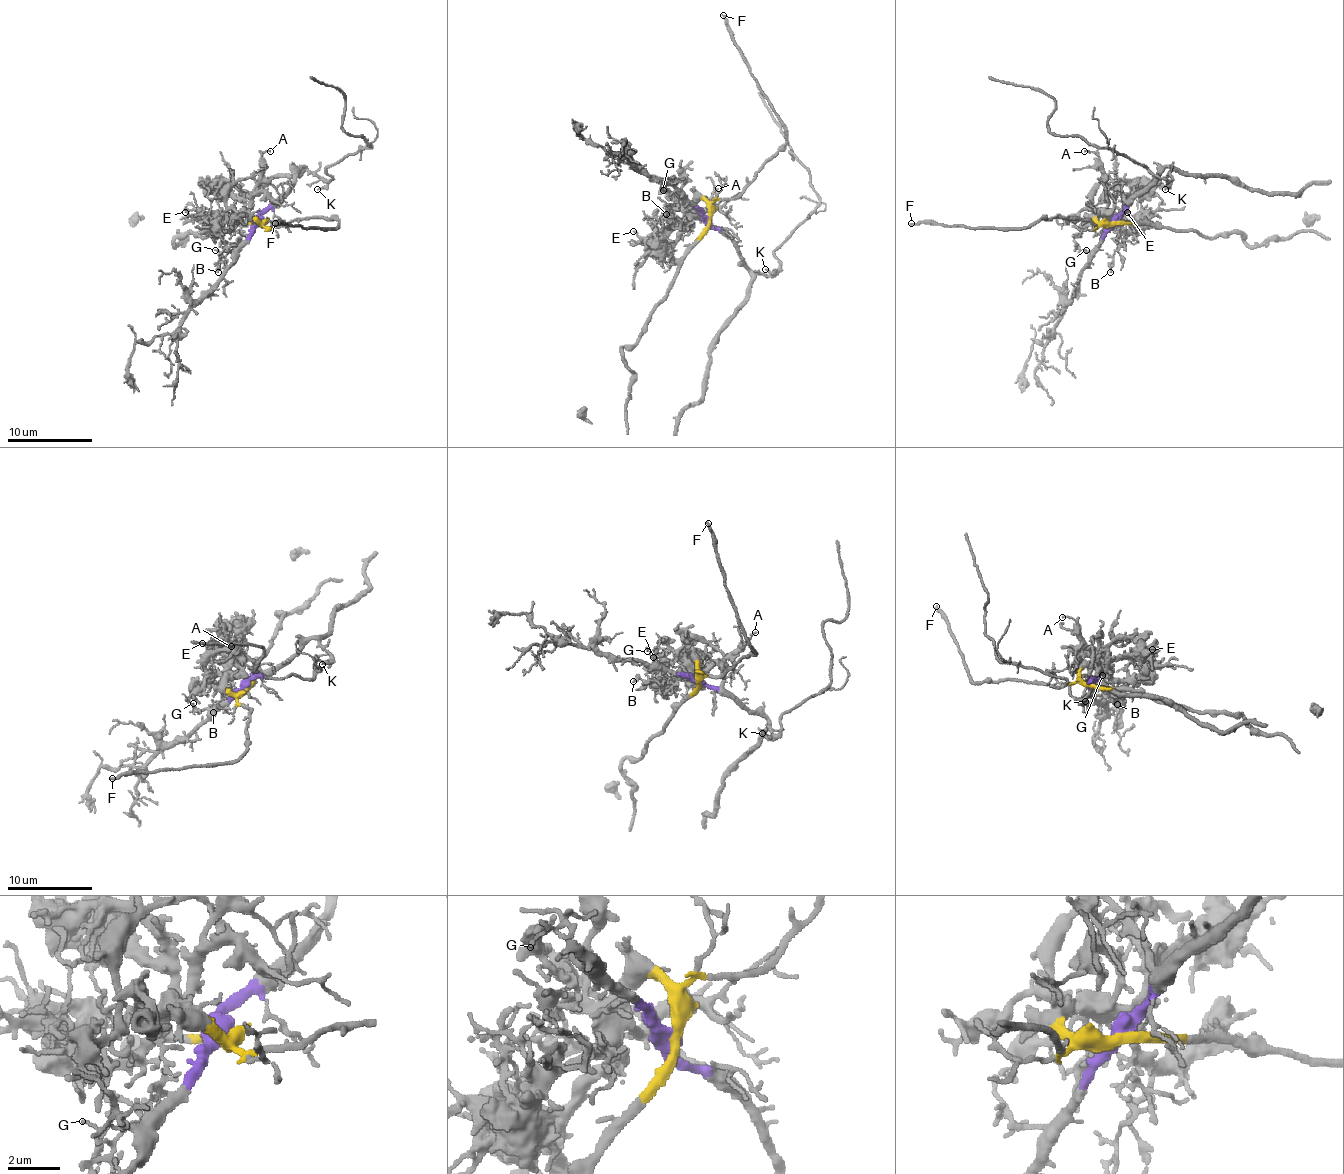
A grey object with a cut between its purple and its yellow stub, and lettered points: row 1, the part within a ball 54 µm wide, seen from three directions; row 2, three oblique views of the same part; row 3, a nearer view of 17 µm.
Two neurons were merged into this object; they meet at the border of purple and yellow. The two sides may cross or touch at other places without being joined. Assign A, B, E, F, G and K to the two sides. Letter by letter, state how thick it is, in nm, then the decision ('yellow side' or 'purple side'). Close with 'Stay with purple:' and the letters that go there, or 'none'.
A: calibre 120 nm; yellow side
B: calibre 110 nm; yellow side
E: calibre 140 nm; yellow side
F: calibre 240 nm; yellow side
G: calibre 60 nm; purple side
K: calibre 140 nm; purple side
Stay with purple: G, K

